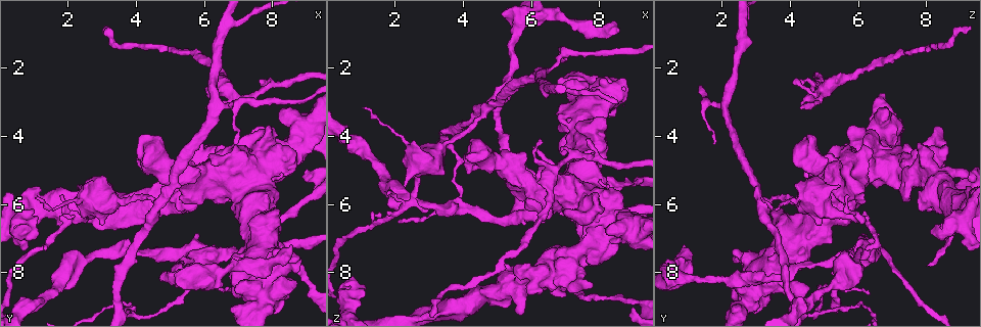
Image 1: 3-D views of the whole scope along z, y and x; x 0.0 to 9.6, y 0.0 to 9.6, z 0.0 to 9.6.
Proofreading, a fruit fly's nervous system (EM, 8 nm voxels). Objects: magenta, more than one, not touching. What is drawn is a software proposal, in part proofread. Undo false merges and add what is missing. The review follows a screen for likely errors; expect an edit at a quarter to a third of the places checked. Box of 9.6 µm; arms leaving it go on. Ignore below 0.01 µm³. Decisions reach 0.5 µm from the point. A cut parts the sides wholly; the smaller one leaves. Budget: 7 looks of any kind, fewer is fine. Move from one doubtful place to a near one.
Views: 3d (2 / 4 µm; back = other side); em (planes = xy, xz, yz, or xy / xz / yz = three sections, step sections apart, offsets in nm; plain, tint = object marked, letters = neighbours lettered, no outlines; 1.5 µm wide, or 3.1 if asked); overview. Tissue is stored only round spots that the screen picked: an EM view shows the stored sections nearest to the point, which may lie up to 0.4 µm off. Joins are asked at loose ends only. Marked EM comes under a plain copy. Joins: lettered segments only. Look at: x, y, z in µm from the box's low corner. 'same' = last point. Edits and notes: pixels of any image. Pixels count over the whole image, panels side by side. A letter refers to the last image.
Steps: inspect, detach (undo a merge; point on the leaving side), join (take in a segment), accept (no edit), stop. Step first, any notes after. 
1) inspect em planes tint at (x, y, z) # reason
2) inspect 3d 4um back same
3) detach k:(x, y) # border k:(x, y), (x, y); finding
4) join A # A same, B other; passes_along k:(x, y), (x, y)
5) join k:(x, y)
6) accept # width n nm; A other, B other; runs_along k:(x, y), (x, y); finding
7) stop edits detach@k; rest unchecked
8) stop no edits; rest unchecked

inspect em xy step 4 tint at (7.00, 3.05, 1.65) # a fork

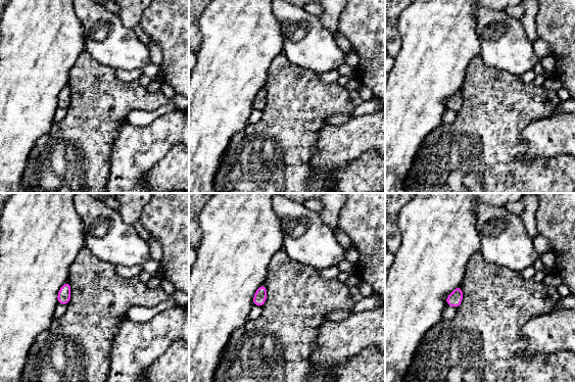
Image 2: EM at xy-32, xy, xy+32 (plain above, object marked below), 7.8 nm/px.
inspect em planes letters same # cut it another way

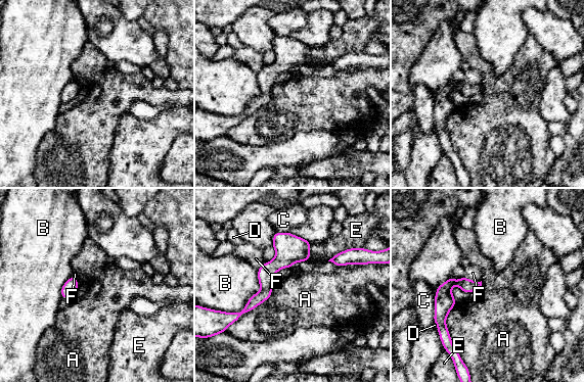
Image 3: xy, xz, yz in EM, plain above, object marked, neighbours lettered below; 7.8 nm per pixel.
accept # width 110 nm; A other, B other, C other, D other, E other, F other; runs_along 3:(306, 243), (266, 275), (266, 290), (249, 307); continuous, no second neuron

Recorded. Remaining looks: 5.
inspect em planes letters at (6.25, 2.35, 4.10)

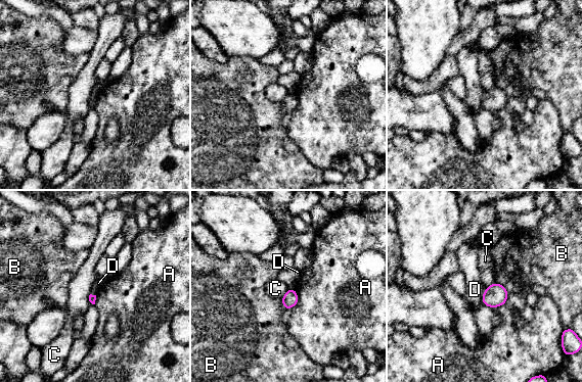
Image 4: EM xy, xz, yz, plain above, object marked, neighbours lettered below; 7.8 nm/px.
accept # A other, B other, C other, D other; border 4:(485, 288), (482, 303); no lettered segment goes on from it

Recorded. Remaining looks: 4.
inspect em xz step 8 tint at (7.60, 3.75, 6.35) # thick end

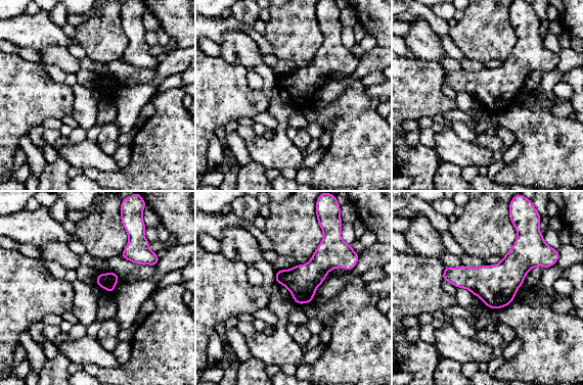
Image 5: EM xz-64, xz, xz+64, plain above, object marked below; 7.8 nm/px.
inspect em planes letters same

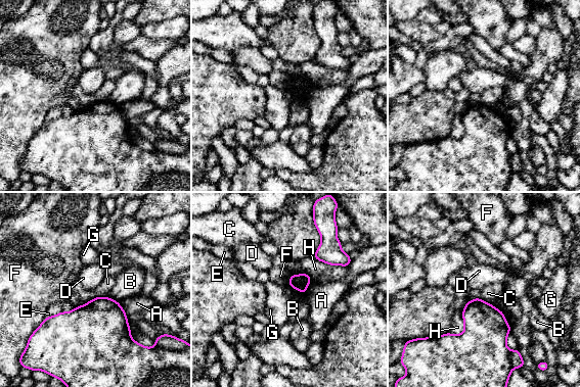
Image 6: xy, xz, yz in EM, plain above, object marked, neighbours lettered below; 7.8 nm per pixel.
accept # A other, B other, C other, D other, E other, F other, G other, H other; border 6:(288, 285), (304, 295); none of them fits

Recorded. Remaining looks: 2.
stop no edits; rest unchecked

